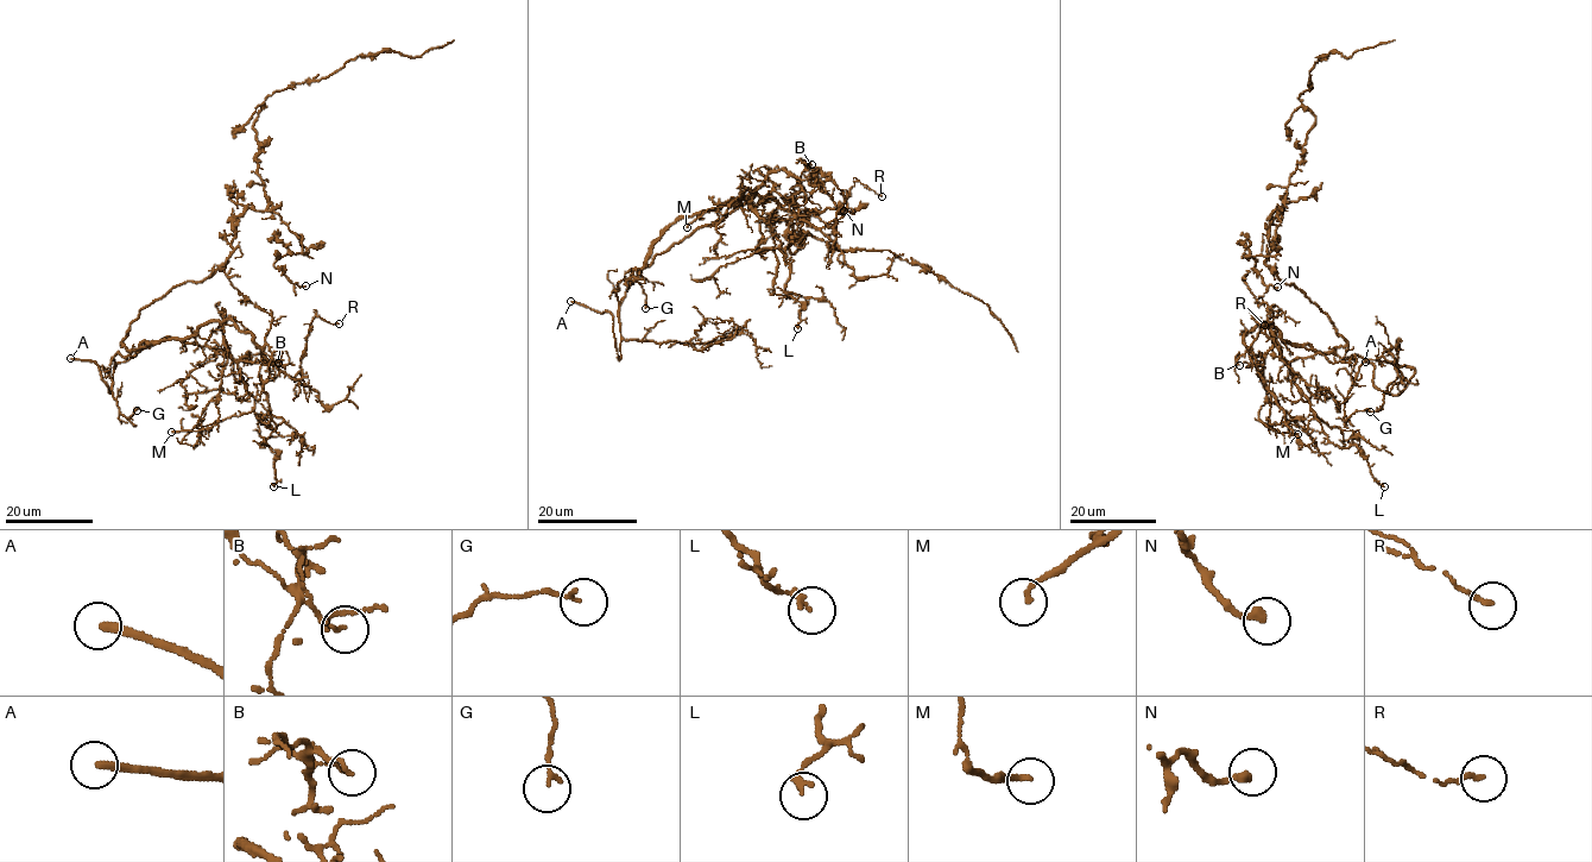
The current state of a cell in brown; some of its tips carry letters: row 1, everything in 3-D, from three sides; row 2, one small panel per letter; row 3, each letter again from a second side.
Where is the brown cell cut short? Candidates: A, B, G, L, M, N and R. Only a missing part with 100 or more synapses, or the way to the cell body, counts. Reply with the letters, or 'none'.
A

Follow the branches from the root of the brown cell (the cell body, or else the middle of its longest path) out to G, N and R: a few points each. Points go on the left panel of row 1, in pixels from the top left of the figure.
G: (190, 282), (144, 307), (121, 341), (130, 353), (112, 360), (119, 410), (128, 419), (137, 410)
N: (190, 282), (226, 260), (233, 221), (253, 208), (273, 211), (297, 237), (307, 253), (275, 265), (305, 285)
R: (190, 282), (140, 312), (128, 350), (218, 321), (234, 359), (273, 362), (294, 377), (313, 319), (339, 323)

